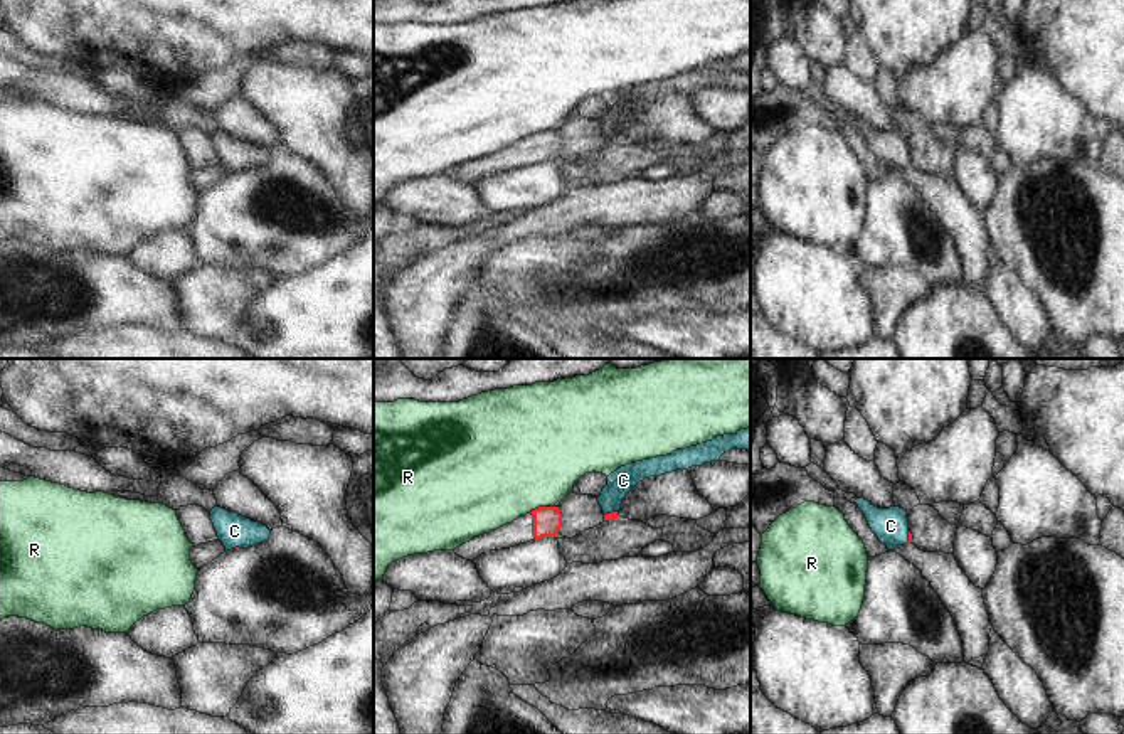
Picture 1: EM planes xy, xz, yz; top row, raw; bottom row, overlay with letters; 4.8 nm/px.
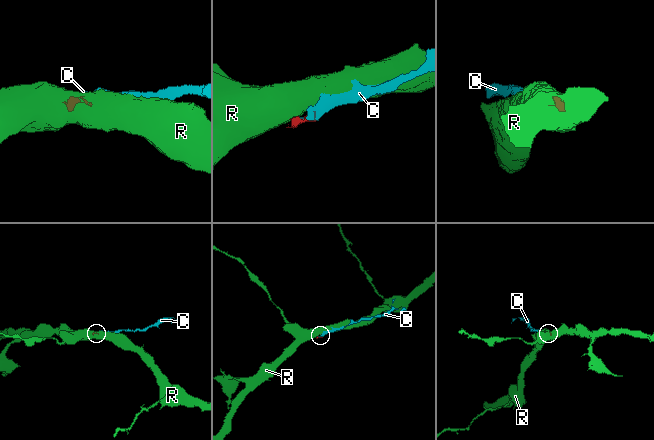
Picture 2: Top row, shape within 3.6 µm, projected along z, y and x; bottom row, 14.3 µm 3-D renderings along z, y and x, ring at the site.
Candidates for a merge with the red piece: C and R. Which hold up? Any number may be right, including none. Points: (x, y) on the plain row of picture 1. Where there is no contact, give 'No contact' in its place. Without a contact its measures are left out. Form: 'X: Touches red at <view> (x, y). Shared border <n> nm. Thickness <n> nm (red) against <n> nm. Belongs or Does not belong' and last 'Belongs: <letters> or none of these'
C: Touches red at xz (611, 135). Shared border 70 nm. Thickness 50 nm (red) against 120 nm. Belongs
R: Touches red at xz (540, 130). Shared border 130 nm. Thickness 140 nm (red) against 500 nm. Does not belong
Belongs: C

